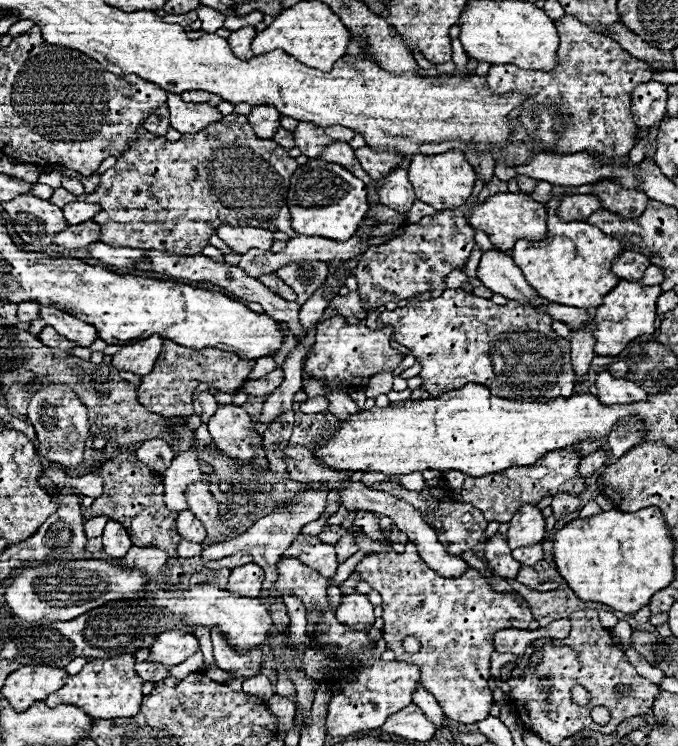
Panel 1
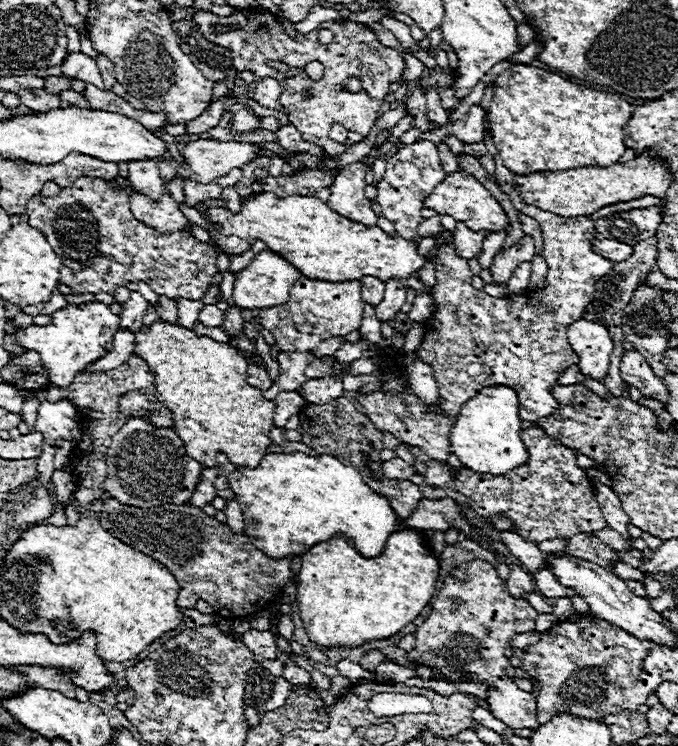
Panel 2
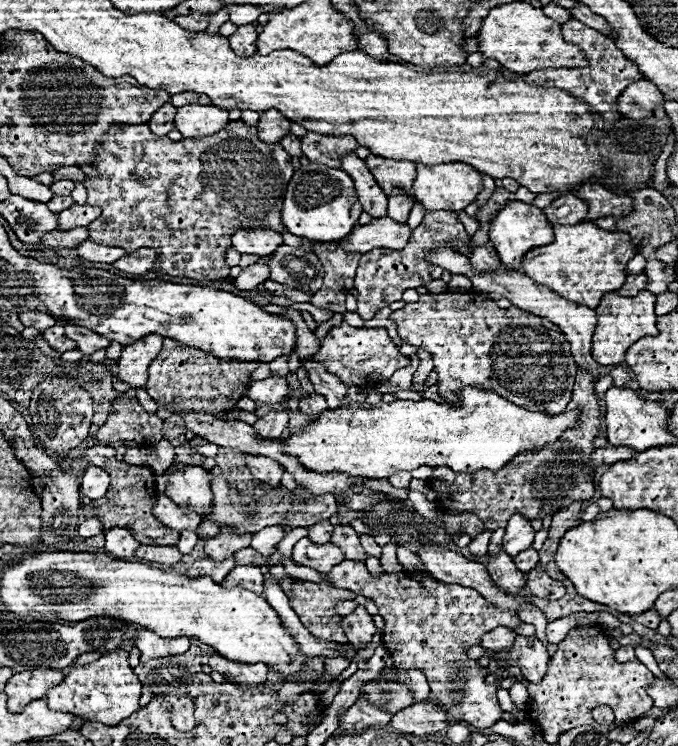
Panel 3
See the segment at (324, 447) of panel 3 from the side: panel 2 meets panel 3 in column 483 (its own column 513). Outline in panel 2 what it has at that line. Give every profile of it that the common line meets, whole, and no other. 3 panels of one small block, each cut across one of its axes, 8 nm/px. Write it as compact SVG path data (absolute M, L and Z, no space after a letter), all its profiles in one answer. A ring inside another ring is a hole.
M490 386L480 390L474 398L470 398L450 432L450 452L458 456L458 460L480 474L506 474L516 466L528 462L528 450L520 438L522 420L518 416L518 394L508 386Z

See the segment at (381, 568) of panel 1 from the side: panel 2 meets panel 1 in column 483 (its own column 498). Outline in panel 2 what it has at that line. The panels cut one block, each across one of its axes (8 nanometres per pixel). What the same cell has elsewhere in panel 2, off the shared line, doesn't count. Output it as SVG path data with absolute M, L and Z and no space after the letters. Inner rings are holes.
M470 560L462 562L456 566L450 576L444 580L444 586L438 590L432 602L432 612L424 620L422 626L414 632L416 646L406 654L410 660L410 668L416 666L428 666L434 674L434 680L468 680L468 682L486 682L490 692L486 696L486 702L490 706L490 712L494 718L500 718L508 728L530 728L536 730L540 724L536 720L536 698L530 692L524 692L516 686L516 676L514 676L514 666L506 658L506 650L510 648L510 640L514 634L526 634L534 632L534 618L538 612L524 600L524 598L514 598L506 582L500 580L496 568L484 560Z

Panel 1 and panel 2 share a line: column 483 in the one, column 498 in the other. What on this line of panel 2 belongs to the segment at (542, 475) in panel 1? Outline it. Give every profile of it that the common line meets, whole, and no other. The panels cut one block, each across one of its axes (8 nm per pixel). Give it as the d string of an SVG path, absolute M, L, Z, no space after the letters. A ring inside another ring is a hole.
M536 428L522 430L522 438L530 454L530 460L524 466L518 466L504 476L478 474L468 468L458 472L454 486L468 498L470 508L480 516L504 514L512 518L512 522L516 522L516 534L534 544L540 544L542 540L572 538L580 532L598 532L606 528L608 524L594 496L594 484L576 464L572 450L560 446L560 442L548 438Z

